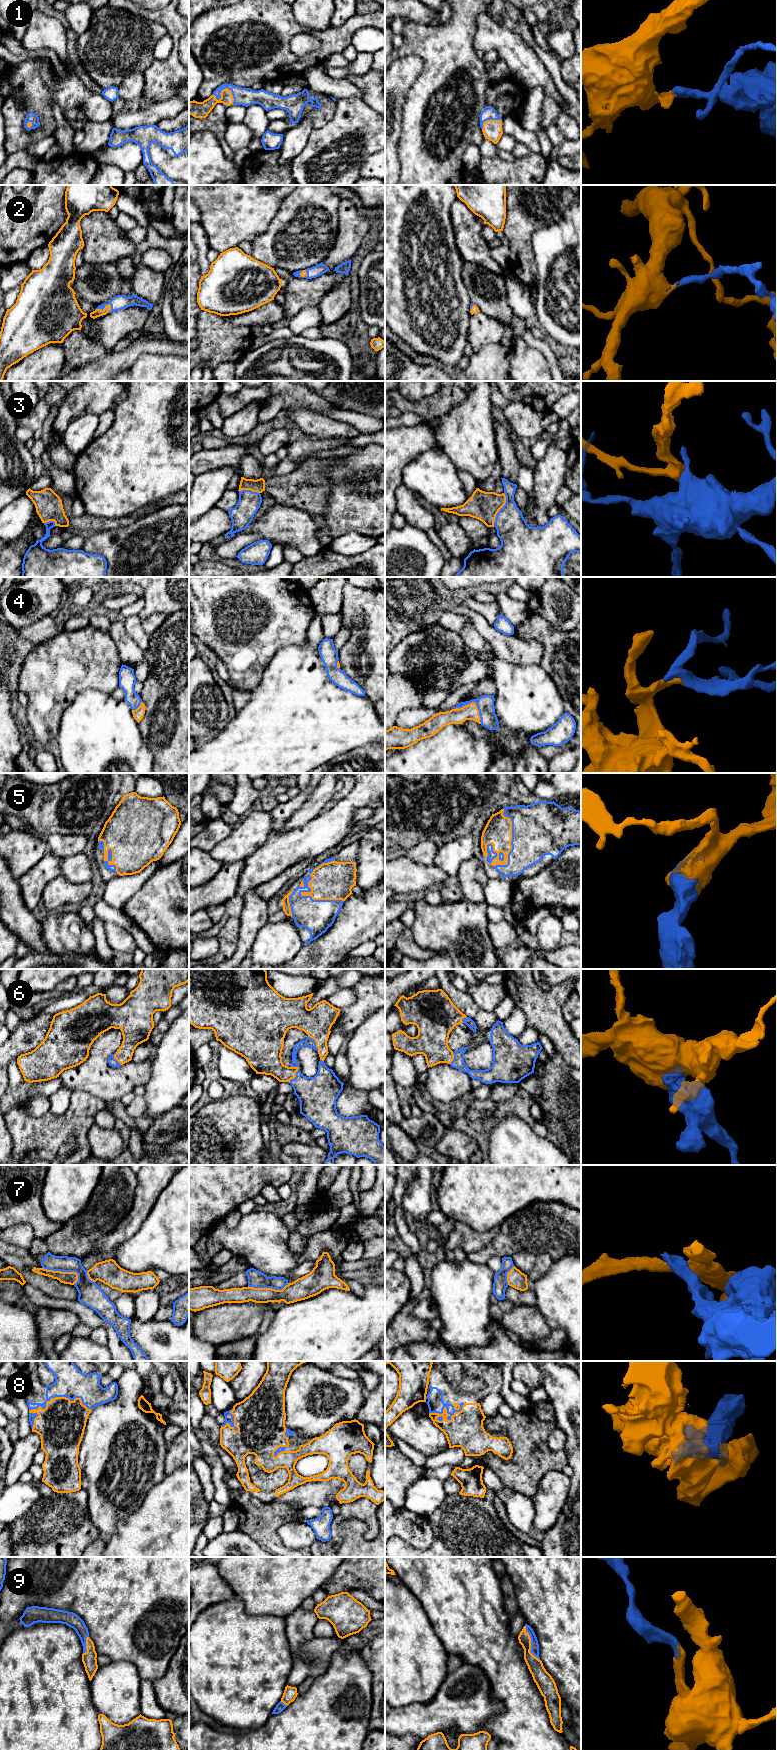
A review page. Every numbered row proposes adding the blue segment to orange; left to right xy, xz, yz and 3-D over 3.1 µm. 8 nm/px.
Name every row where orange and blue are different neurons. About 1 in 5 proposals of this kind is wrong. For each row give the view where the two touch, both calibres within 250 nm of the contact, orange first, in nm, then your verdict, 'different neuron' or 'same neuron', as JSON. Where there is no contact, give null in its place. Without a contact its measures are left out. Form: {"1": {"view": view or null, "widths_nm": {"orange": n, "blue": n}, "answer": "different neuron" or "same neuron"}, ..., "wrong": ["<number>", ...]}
{"1": {"view": "xz", "widths_nm": {"orange": 130, "blue": 140}, "answer": "same neuron"}, "2": {"view": "xy", "widths_nm": {"orange": 60, "blue": 120}, "answer": "same neuron"}, "3": {"view": "yz", "widths_nm": {"orange": 240, "blue": 260}, "answer": "different neuron"}, "4": {"view": "yz", "widths_nm": {"orange": 130, "blue": 140}, "answer": "same neuron"}, "5": {"view": "xz", "widths_nm": {"orange": 300, "blue": 160}, "answer": "same neuron"}, "6": {"view": "xz", "widths_nm": {"orange": 220, "blue": 300}, "answer": "same neuron"}, "7": {"view": "xy", "widths_nm": {"orange": 100, "blue": 160}, "answer": "different neuron"}, "8": {"view": "yz", "widths_nm": {"orange": 280, "blue": 130}, "answer": "same neuron"}, "9": {"view": "yz", "widths_nm": {"orange": 120, "blue": 70}, "answer": "same neuron"}, "wrong": ["3", "7"]}

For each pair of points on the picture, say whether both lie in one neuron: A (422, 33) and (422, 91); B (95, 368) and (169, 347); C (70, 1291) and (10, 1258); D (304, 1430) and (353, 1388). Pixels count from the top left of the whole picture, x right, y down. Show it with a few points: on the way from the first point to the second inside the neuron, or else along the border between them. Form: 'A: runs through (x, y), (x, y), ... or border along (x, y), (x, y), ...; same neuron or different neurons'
A: runs through (429, 47), (429, 77); same neuron
B: runs through (113, 363), (122, 361), (138, 347), (151, 347); same neuron
C: runs through (55, 1289), (33, 1279), (25, 1271); same neuron
D: runs through (316, 1418), (323, 1411), (328, 1411), (341, 1398); same neuron

